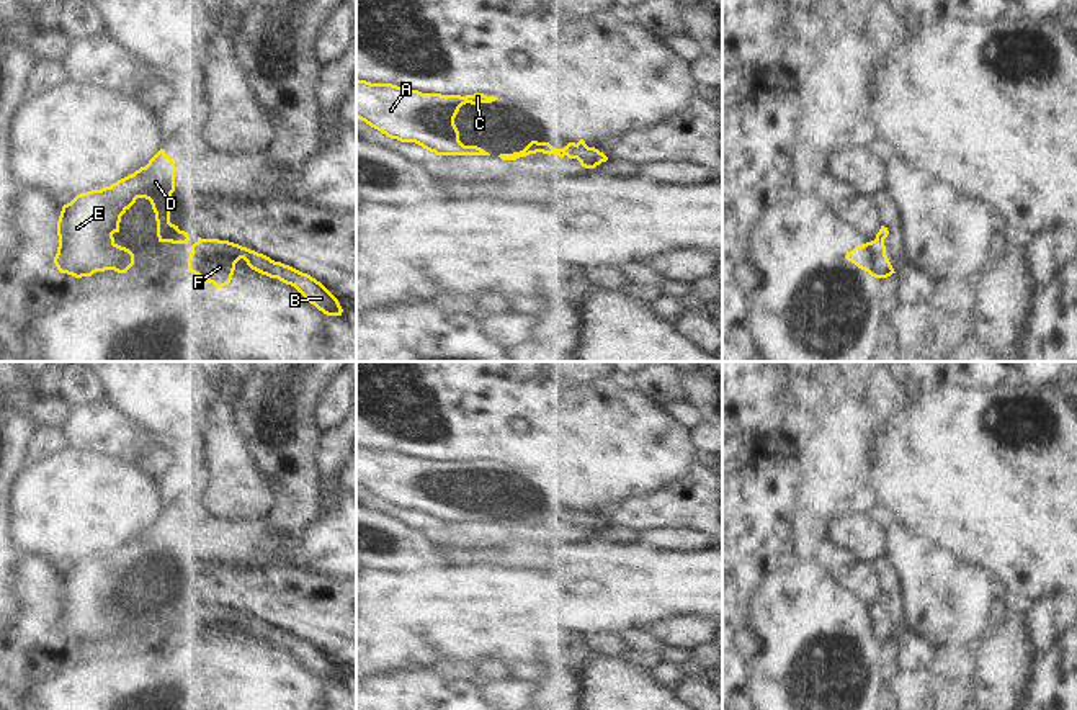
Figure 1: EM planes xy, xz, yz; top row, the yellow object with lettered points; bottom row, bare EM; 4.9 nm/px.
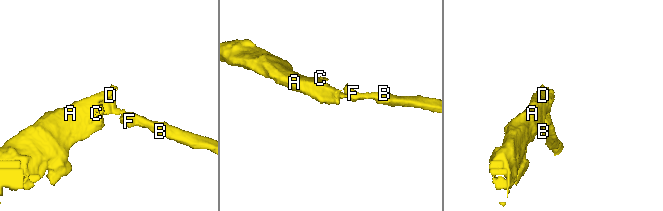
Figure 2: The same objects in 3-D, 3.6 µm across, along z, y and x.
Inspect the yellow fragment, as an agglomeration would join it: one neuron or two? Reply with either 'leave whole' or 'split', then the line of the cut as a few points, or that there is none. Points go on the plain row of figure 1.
split; cut xz (564, 514), (566, 521)

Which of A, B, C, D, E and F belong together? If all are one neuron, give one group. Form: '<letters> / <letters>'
A C D E / B F

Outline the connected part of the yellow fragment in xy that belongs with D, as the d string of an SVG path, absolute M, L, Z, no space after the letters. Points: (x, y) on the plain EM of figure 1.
M160 515L145 533L111 553L77 561L62 573L57 587L59 613L54 630L75 645L96 638L126 640L134 620L114 609L121 582L137 564L150 568L159 609L188 610L190 602L170 589L170 563L175 558L175 528Z

